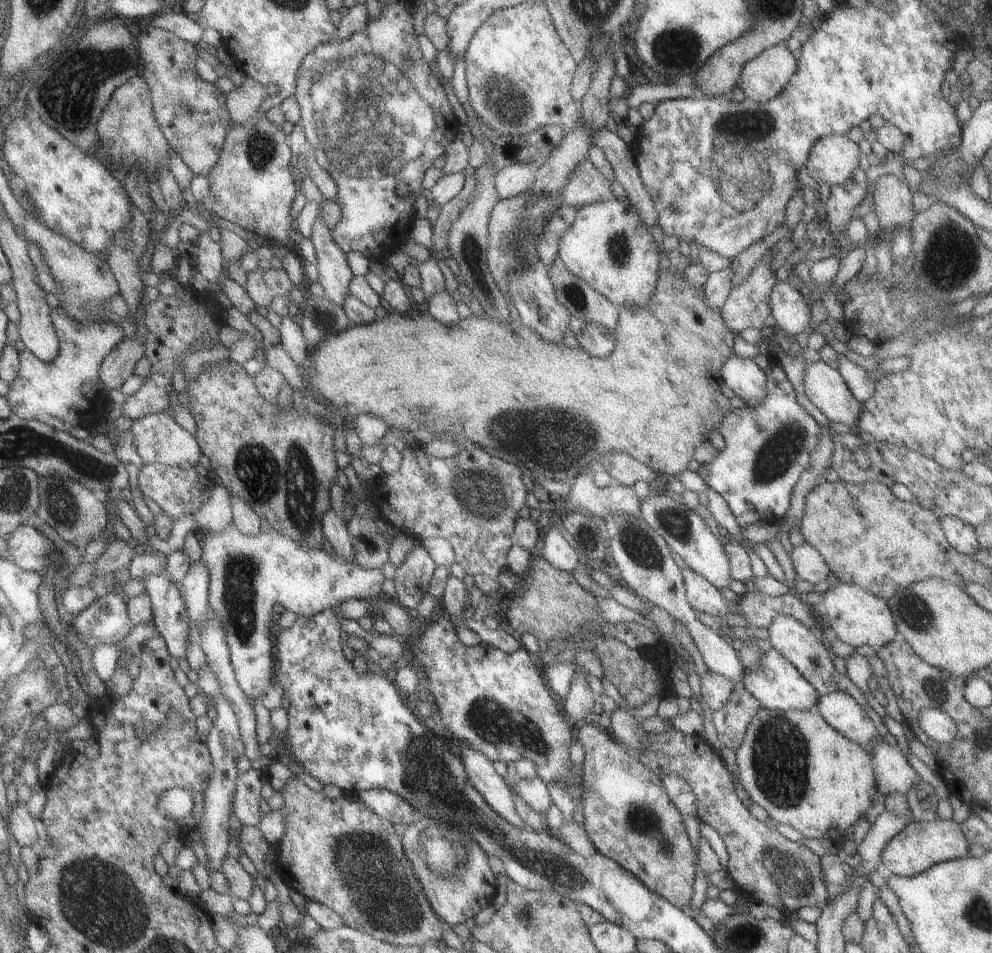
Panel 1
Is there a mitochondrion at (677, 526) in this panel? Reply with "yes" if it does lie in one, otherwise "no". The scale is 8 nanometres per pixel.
yes

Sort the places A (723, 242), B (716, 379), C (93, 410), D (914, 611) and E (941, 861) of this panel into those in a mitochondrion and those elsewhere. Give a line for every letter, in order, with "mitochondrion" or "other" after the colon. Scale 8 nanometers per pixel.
A: other
B: other
C: other
D: mitochondrion
E: other

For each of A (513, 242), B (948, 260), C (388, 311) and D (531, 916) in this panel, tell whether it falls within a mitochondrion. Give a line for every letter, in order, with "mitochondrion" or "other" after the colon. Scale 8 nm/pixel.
A: mitochondrion
B: mitochondrion
C: other
D: mitochondrion

